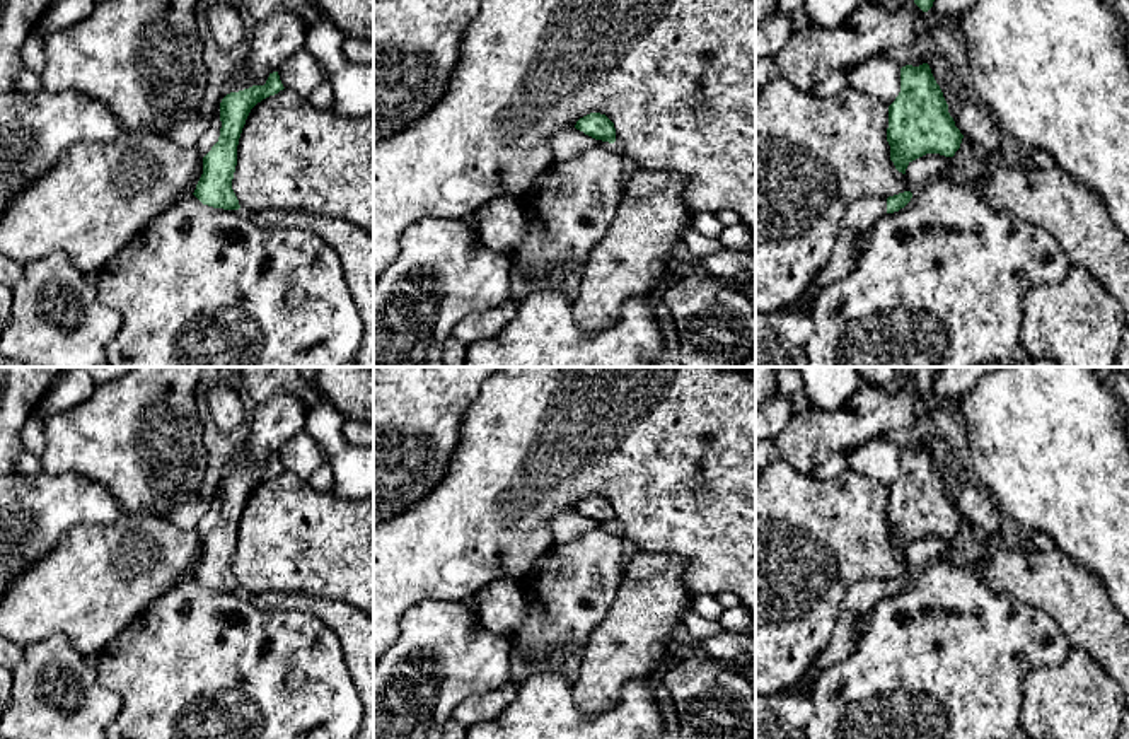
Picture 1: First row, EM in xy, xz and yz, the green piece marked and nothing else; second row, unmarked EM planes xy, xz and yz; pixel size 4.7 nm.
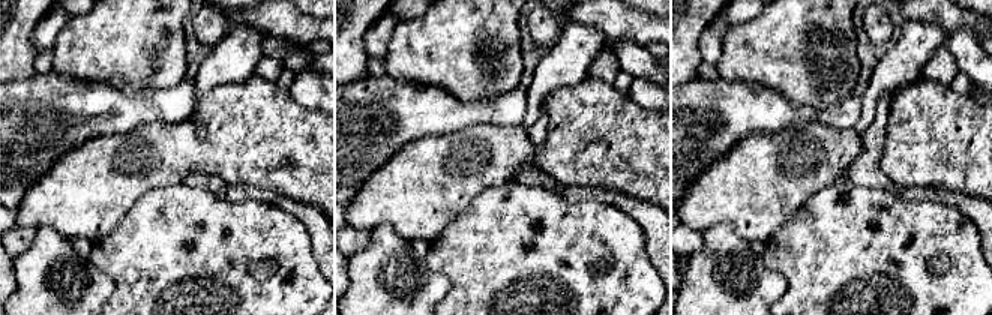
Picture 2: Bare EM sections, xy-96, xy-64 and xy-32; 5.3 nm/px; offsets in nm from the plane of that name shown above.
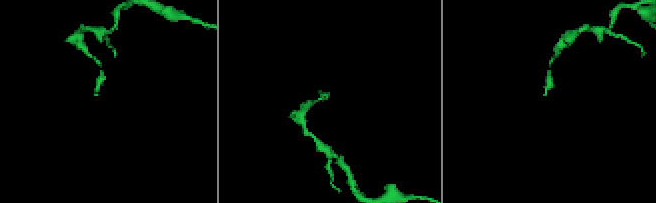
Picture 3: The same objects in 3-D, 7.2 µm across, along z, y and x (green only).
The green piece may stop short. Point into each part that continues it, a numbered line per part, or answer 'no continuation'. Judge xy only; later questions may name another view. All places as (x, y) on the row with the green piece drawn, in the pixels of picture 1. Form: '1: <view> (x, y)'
no continuation

